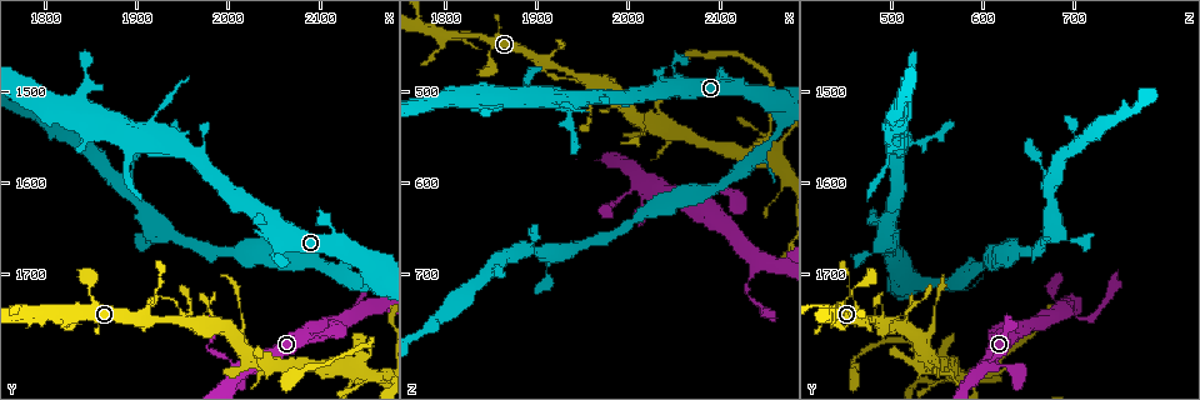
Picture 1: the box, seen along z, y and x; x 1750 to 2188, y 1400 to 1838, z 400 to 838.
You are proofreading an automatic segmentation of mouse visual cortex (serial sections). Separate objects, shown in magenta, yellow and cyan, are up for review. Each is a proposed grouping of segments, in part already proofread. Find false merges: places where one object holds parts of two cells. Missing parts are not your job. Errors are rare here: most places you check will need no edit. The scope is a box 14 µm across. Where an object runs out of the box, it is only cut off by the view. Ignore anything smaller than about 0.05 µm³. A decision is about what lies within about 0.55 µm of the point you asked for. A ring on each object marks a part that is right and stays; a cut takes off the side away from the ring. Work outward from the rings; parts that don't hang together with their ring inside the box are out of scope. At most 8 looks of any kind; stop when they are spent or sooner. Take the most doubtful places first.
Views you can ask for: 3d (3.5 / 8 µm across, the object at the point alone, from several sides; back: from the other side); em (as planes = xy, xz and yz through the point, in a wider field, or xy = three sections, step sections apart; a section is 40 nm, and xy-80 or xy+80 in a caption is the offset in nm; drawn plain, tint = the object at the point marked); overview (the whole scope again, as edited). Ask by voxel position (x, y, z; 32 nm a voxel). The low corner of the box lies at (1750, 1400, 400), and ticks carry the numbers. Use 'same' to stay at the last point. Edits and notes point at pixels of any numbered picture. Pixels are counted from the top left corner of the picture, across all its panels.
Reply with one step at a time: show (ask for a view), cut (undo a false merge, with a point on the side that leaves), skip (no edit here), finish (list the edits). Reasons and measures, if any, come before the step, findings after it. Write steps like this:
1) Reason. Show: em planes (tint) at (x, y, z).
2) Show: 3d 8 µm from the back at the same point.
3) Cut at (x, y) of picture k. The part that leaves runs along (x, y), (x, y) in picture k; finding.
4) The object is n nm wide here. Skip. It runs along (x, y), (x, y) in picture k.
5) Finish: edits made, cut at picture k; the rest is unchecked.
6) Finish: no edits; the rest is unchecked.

Two arms in line, one across. Show: 3d 3.5 µm at (2010, 1775, 535).

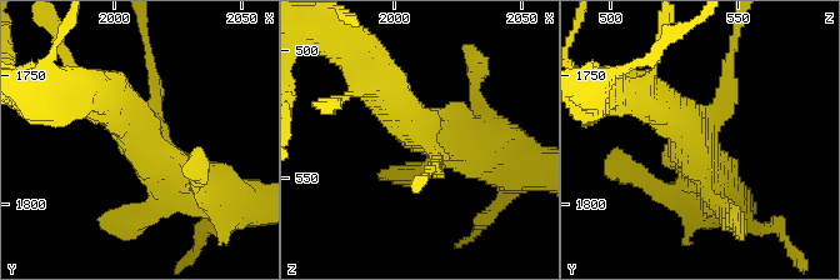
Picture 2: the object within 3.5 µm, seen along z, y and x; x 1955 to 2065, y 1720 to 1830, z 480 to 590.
Now the EM. Show: em xy step 5 (tint) at (2009, 1775, 532).

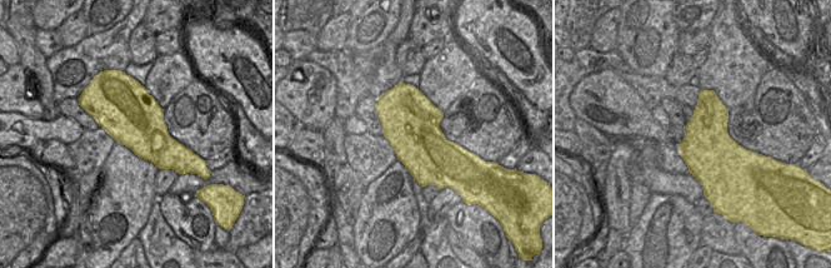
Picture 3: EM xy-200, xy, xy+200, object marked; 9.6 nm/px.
3 arms meet here. Skip. It runs along (98, 95), (155, 160), (201, 184) in picture 2; all the same cell.

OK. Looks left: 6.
A fork. Show: 3d 3.5 µm at (2145, 1795, 555).

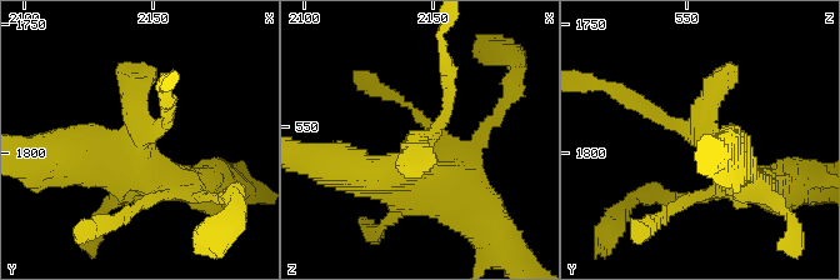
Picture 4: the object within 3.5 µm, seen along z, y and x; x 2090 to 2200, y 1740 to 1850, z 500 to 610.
Show: em planes (tint) at (2146, 1793, 556).

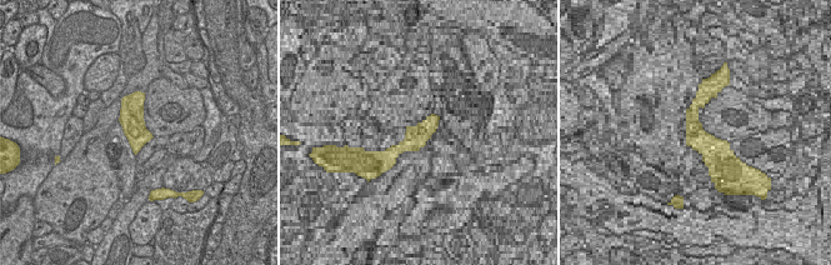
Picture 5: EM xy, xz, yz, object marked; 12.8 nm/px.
Skip. It runs along (730, 155), (634, 101) in picture 4; one cell here.

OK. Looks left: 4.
Abrupt turn. Show: 3d 3.5 µm at (2130, 1745, 715).

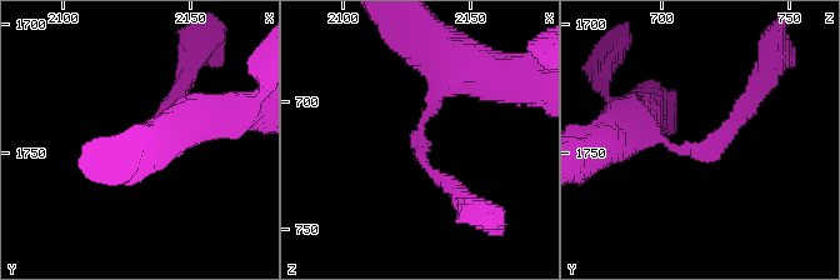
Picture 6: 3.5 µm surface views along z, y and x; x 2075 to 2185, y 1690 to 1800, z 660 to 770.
Shape alone is not enough. Show: em xy step 1 (tint) at (2128, 1749, 715).

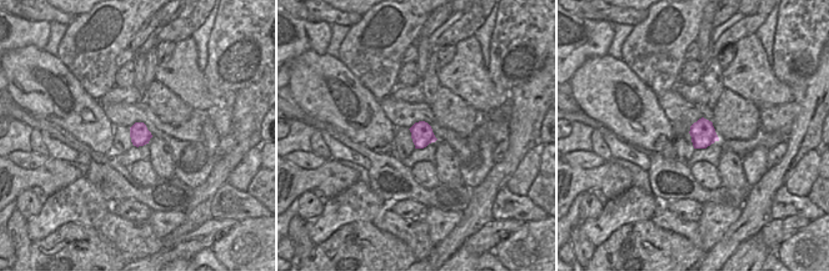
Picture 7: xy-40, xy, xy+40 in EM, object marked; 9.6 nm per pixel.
Show: em planes (tint) at the same point.

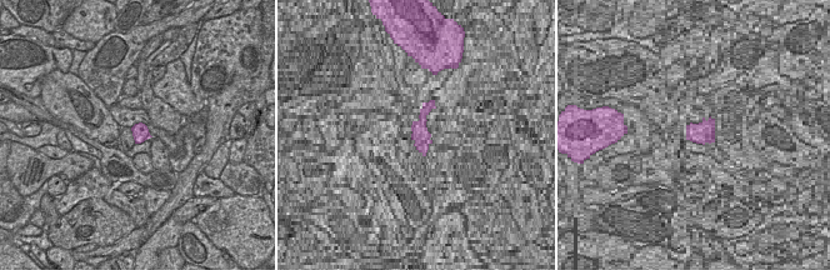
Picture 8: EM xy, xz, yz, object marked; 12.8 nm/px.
The arms are 150, 300 nm wide. Skip. It runs along (628, 138), (710, 149), (749, 99) in picture 6; all the same cell.

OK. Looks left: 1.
Finish: no edits; the rest is unchecked.

